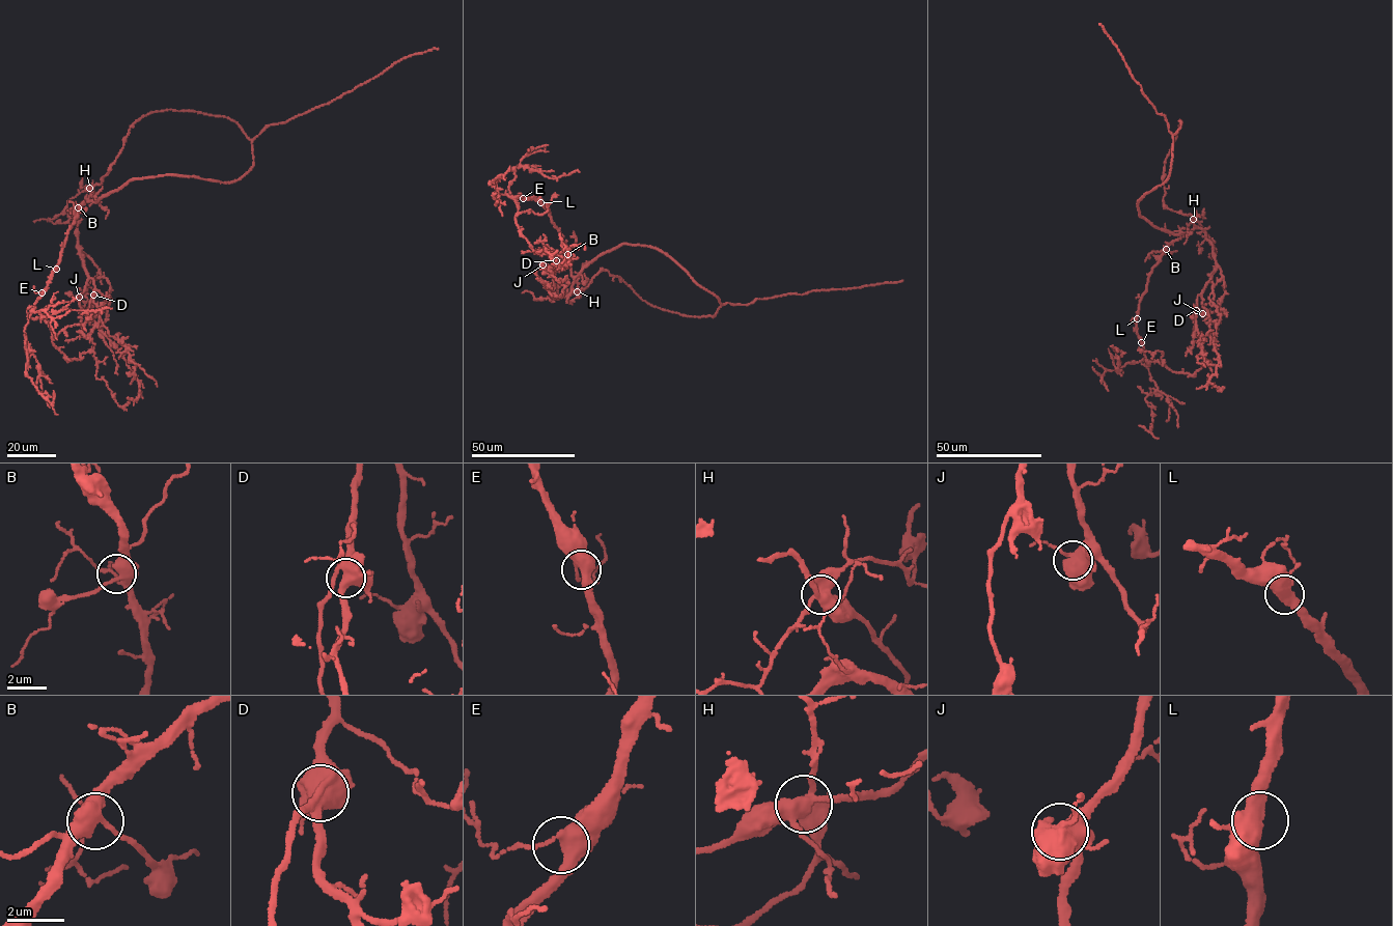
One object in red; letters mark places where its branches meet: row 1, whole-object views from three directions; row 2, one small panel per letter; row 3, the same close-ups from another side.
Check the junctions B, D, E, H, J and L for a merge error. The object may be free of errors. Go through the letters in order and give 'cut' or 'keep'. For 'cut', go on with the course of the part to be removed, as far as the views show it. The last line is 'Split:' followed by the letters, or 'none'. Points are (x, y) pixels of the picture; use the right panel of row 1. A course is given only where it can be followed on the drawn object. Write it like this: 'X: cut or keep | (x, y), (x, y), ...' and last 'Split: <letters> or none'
B: keep
D: keep
E: keep
H: keep
J: keep
L: keep
Split: none

